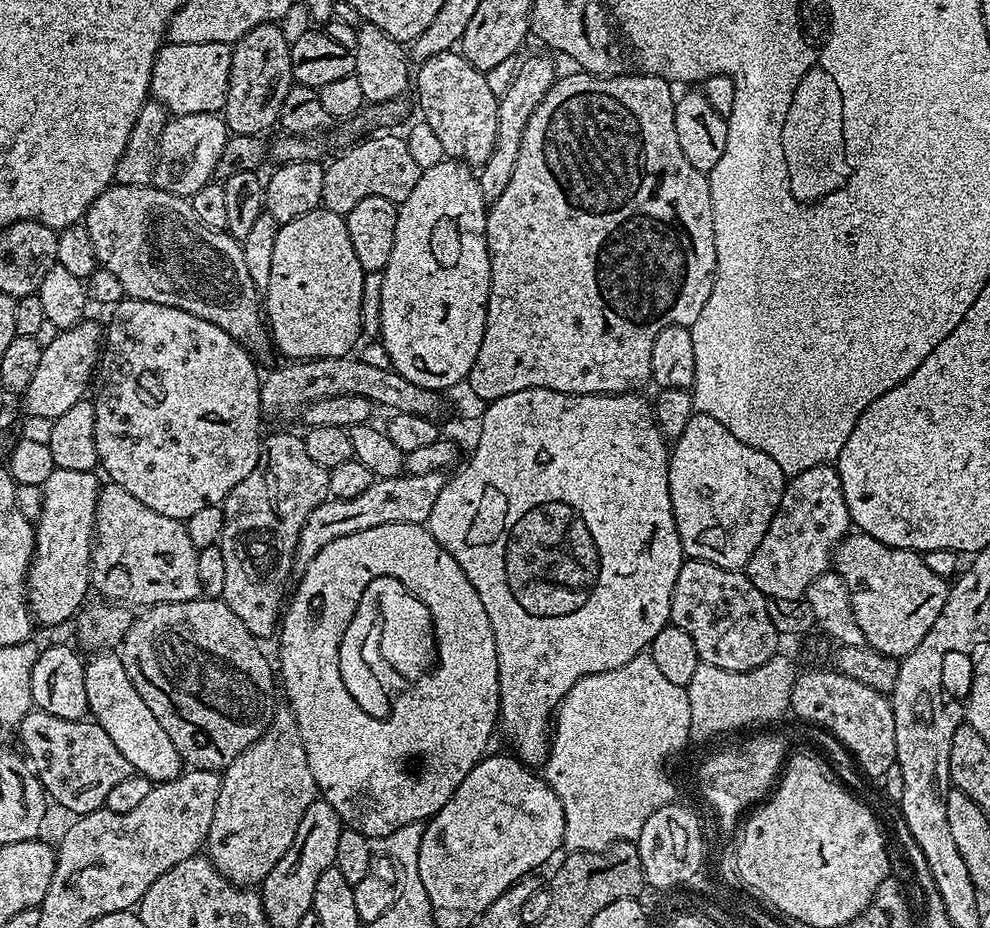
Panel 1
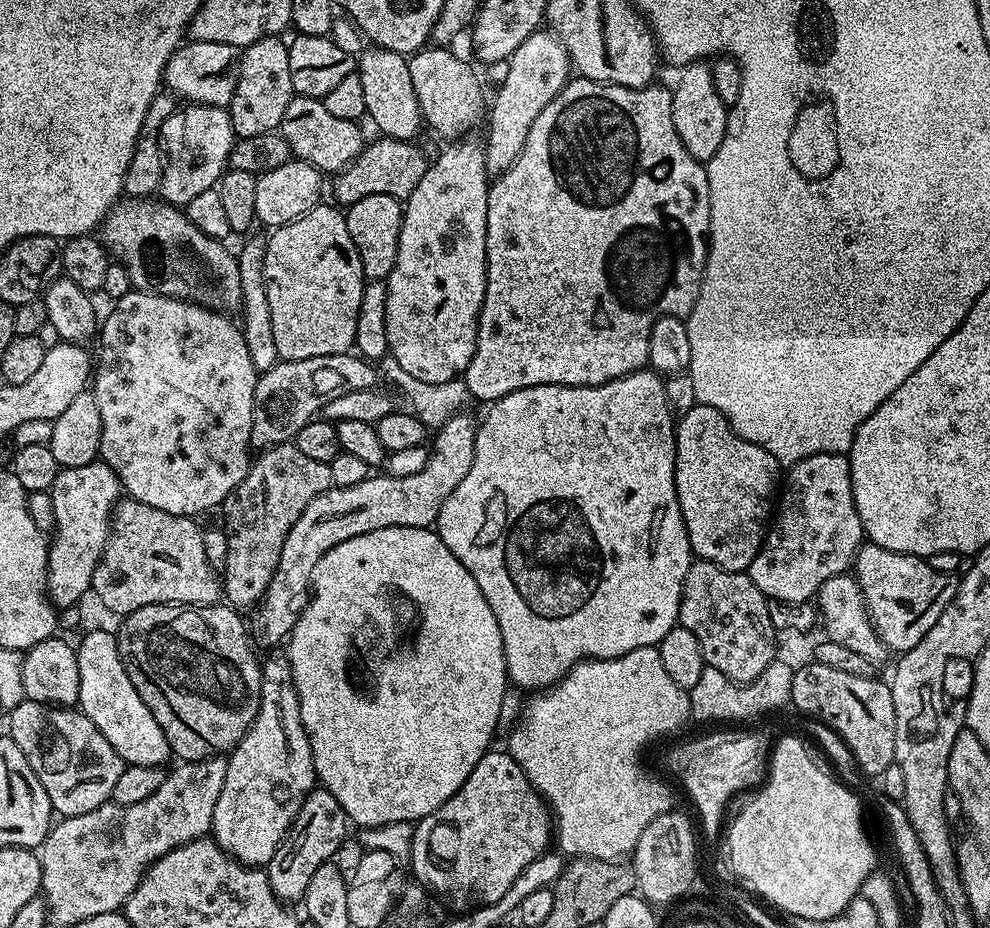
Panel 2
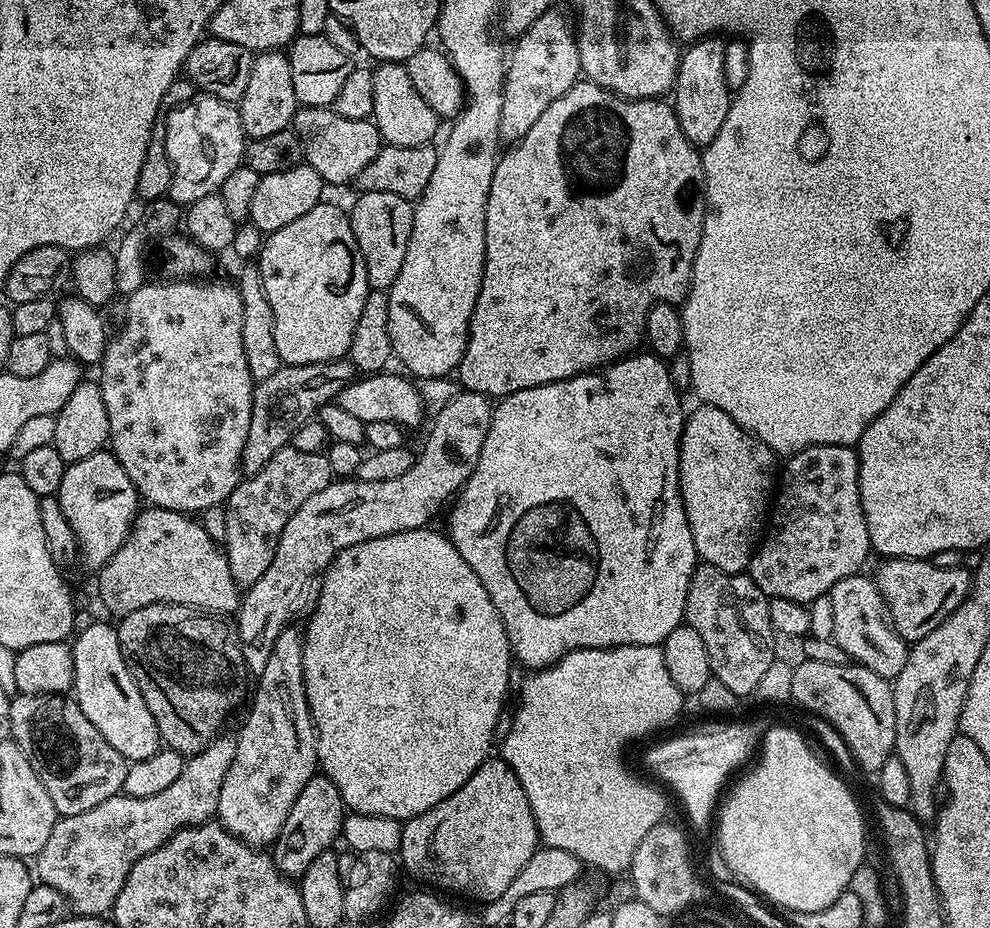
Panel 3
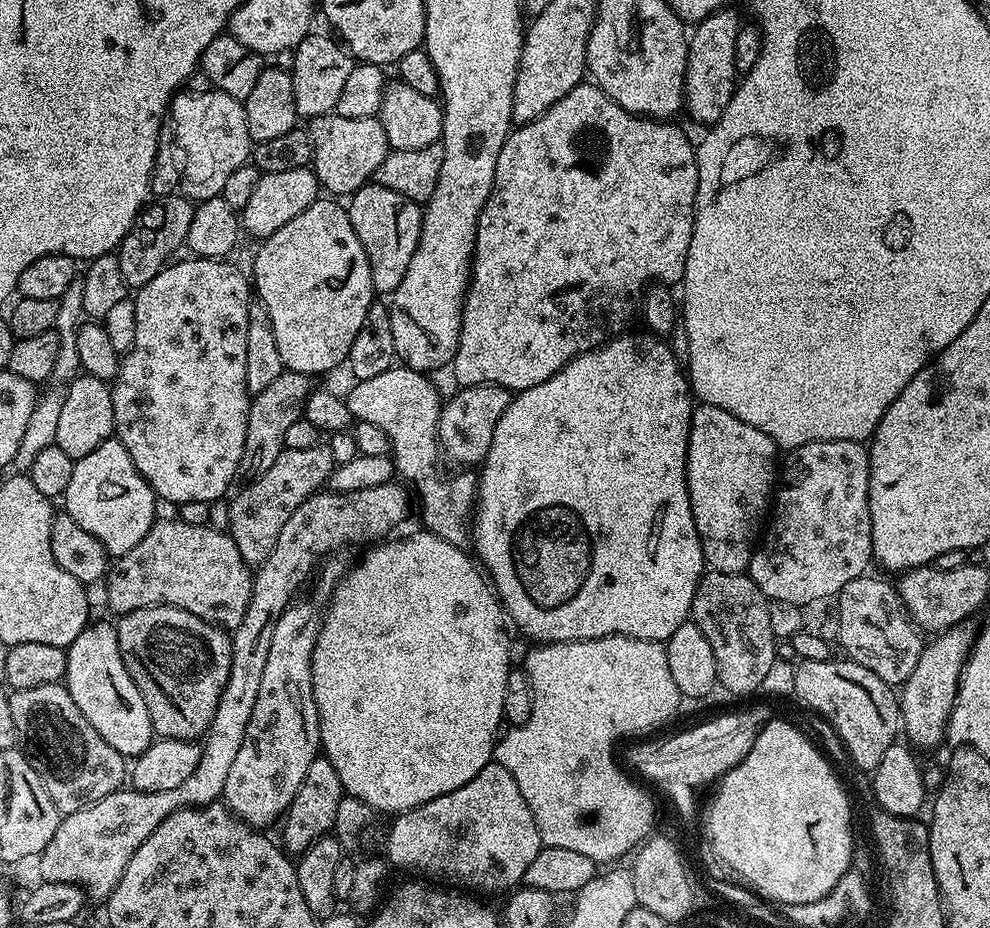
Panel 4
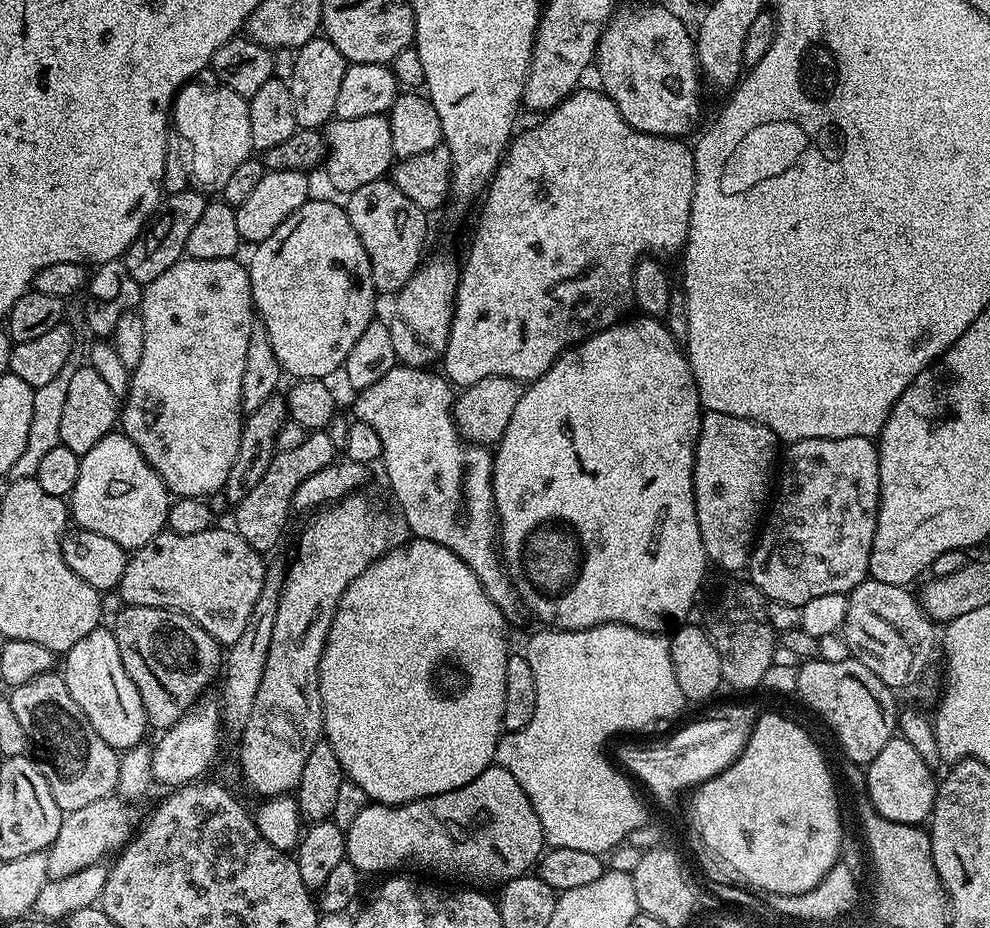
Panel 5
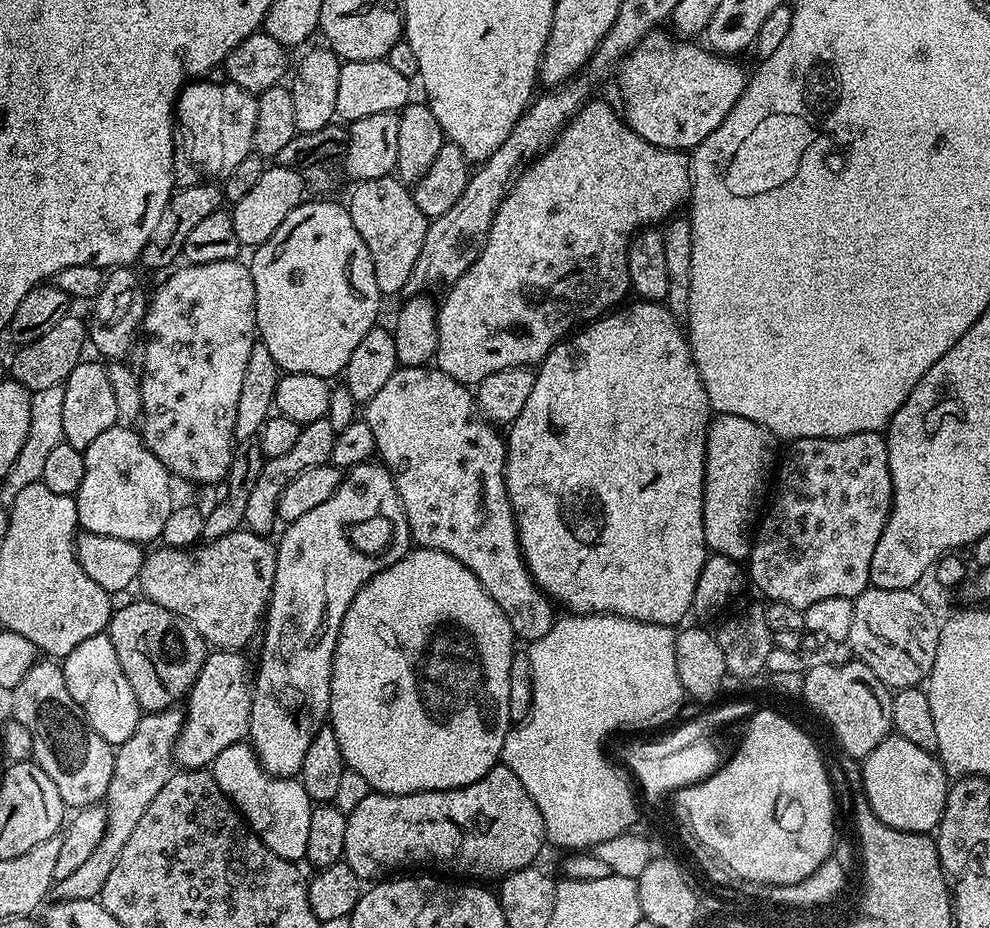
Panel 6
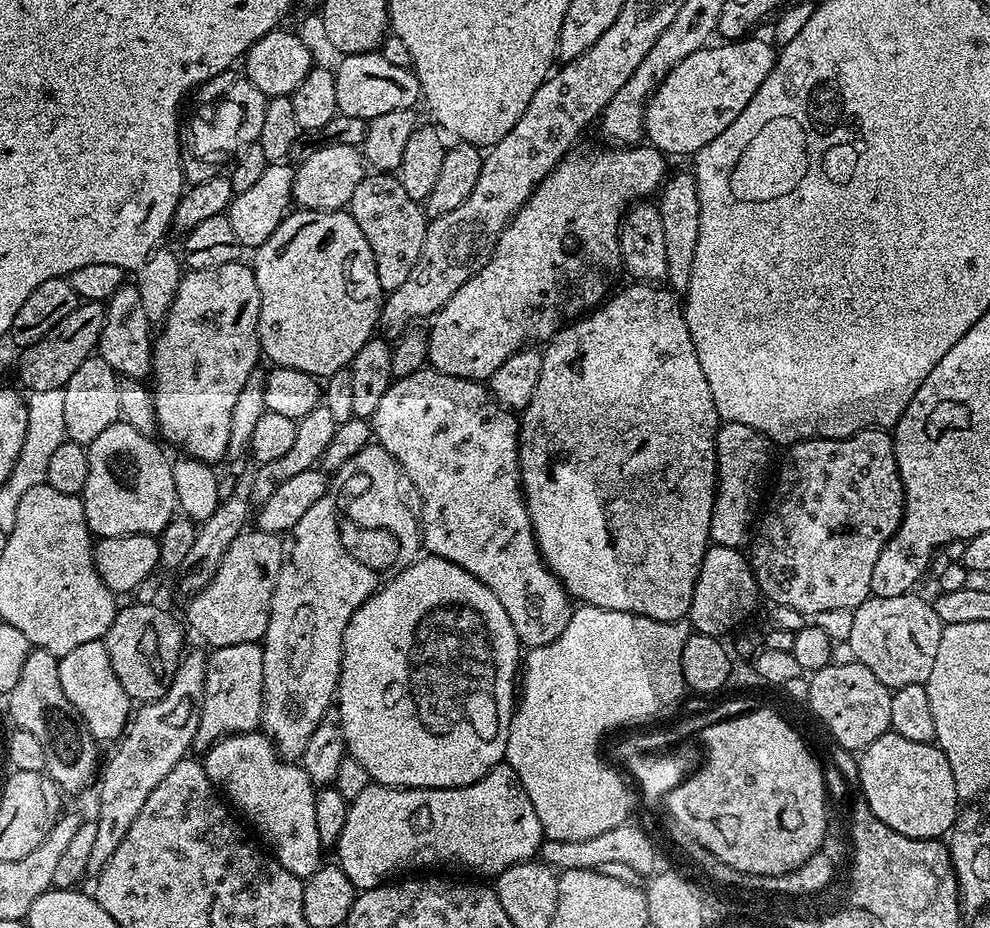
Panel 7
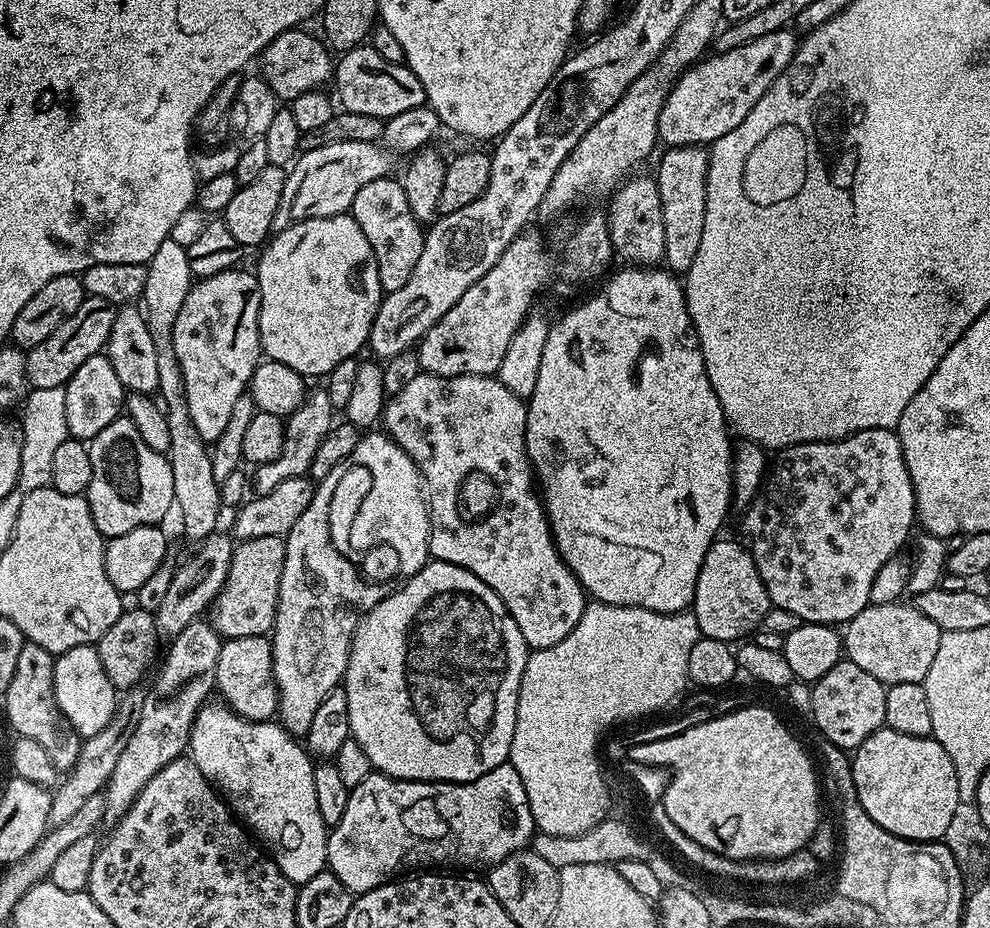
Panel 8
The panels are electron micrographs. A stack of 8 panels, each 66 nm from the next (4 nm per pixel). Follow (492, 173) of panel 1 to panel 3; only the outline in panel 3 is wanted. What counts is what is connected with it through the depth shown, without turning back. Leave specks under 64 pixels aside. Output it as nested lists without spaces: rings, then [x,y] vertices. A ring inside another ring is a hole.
[[[549,10],[538,18],[515,41],[510,48],[510,55],[504,69],[504,89],[502,90],[502,118],[498,118],[500,139],[504,142],[519,142],[542,118],[542,110],[546,110],[566,90],[570,90],[581,79],[580,59],[578,58],[578,42],[574,24],[557,10]]]

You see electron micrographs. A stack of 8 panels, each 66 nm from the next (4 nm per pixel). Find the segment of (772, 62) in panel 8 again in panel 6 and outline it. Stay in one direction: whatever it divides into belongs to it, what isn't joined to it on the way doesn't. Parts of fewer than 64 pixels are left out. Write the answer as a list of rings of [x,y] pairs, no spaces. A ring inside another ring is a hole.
[[[653,30],[642,38],[642,42],[633,48],[623,60],[619,61],[618,73],[620,72],[620,96],[624,99],[624,108],[622,107],[622,116],[629,128],[634,130],[634,134],[638,134],[642,138],[646,138],[646,142],[650,142],[659,148],[670,148],[673,152],[684,152],[697,148],[703,140],[710,134],[714,134],[714,130],[718,130],[718,126],[722,126],[722,122],[726,118],[726,114],[730,114],[730,110],[734,110],[734,102],[738,102],[738,98],[742,94],[742,90],[748,85],[749,73],[744,72],[744,68],[736,58],[727,56],[717,56],[715,52],[709,50],[703,43],[693,42],[688,38],[677,38],[675,35],[667,36],[664,30]]]

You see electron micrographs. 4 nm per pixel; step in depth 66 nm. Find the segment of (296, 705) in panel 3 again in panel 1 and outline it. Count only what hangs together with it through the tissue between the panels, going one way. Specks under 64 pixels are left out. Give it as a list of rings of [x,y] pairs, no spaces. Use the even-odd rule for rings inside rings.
[[[287,706],[277,707],[262,738],[242,750],[221,775],[214,822],[210,822],[206,841],[208,859],[232,883],[259,885],[274,870],[278,858],[290,850],[306,806],[317,799],[314,774],[310,774],[294,714]]]

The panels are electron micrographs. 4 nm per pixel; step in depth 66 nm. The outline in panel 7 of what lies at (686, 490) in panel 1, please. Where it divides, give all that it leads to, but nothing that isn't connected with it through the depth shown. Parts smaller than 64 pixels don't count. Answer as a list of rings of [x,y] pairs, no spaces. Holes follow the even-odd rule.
[[[724,422],[717,428],[716,497],[710,518],[712,544],[743,549],[749,543],[761,507],[760,495],[764,492],[764,475],[768,472],[772,451],[773,445],[761,432],[750,426],[742,426],[742,422]]]

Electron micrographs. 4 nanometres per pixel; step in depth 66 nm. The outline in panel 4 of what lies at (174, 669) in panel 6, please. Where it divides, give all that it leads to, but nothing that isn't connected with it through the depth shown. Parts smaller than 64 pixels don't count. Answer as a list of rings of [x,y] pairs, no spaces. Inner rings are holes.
[[[165,604],[123,613],[116,624],[116,633],[122,662],[130,678],[134,678],[134,686],[138,686],[142,702],[146,702],[153,733],[165,740],[199,741],[212,725],[214,710],[218,710],[222,690],[230,678],[231,635],[225,629],[217,628],[215,624],[206,622],[186,610]]]

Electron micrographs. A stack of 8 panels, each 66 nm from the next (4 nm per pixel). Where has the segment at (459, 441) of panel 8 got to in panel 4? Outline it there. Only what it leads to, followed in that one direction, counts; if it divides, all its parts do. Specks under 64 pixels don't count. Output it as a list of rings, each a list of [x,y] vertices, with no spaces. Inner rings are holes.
[[[393,366],[377,374],[374,378],[356,380],[353,388],[346,392],[346,403],[348,413],[352,415],[353,421],[361,420],[370,422],[373,426],[379,426],[390,438],[393,449],[400,451],[398,456],[398,476],[401,481],[412,480],[411,491],[420,499],[420,520],[425,529],[434,533],[438,538],[442,538],[451,544],[467,545],[470,540],[470,529],[472,527],[472,517],[476,506],[476,492],[478,480],[475,475],[468,476],[464,480],[464,485],[460,488],[460,496],[452,496],[452,484],[448,481],[448,476],[444,473],[444,468],[440,465],[442,453],[440,451],[440,409],[442,407],[442,395],[431,384],[429,377],[423,372],[415,372],[412,368],[403,366]]]

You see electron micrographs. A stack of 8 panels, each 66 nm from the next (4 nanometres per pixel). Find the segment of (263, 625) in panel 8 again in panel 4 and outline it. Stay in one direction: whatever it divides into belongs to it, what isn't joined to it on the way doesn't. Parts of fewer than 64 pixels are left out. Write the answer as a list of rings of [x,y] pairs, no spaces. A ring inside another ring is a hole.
[[[179,518],[173,520],[157,519],[152,529],[125,556],[119,557],[111,565],[106,576],[108,582],[108,604],[116,614],[153,608],[159,604],[174,606],[215,624],[217,628],[235,630],[242,618],[246,618],[246,606],[250,606],[252,578],[254,572],[238,554],[234,538],[227,531],[209,527],[208,524],[188,525]]]

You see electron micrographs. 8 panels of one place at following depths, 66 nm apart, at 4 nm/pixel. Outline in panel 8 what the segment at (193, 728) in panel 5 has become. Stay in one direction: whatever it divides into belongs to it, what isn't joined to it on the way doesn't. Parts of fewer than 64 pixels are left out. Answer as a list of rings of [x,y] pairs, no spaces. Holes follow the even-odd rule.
[[[251,636],[224,640],[218,654],[215,691],[221,692],[223,703],[242,718],[272,720],[278,712],[280,693],[276,690],[271,639],[268,636]]]

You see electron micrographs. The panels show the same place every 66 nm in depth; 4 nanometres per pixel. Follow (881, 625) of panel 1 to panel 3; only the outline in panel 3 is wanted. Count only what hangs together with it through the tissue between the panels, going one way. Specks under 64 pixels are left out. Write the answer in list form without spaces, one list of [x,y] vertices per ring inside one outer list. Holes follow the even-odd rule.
[[[885,559],[884,564],[877,572],[874,579],[878,590],[882,594],[885,604],[888,605],[889,617],[896,625],[896,632],[901,638],[915,642],[926,638],[930,630],[937,628],[972,591],[973,573],[961,566],[954,569],[943,569],[927,560],[890,560]]]

